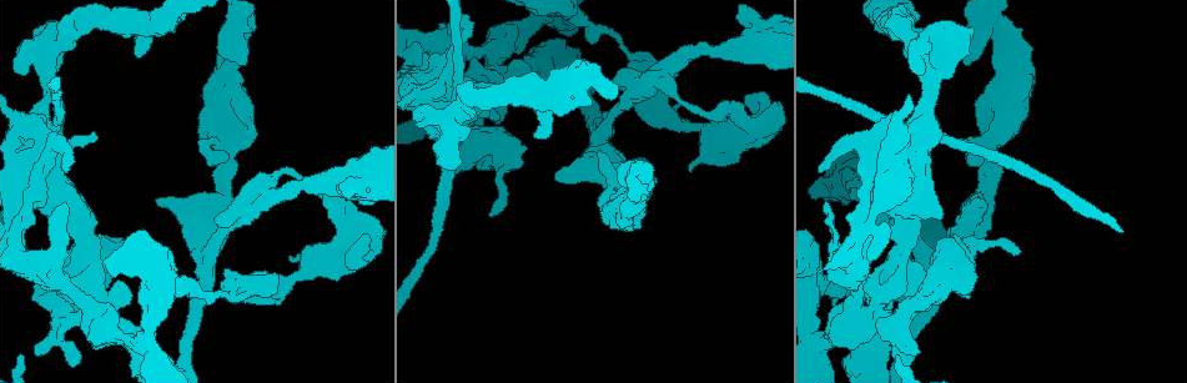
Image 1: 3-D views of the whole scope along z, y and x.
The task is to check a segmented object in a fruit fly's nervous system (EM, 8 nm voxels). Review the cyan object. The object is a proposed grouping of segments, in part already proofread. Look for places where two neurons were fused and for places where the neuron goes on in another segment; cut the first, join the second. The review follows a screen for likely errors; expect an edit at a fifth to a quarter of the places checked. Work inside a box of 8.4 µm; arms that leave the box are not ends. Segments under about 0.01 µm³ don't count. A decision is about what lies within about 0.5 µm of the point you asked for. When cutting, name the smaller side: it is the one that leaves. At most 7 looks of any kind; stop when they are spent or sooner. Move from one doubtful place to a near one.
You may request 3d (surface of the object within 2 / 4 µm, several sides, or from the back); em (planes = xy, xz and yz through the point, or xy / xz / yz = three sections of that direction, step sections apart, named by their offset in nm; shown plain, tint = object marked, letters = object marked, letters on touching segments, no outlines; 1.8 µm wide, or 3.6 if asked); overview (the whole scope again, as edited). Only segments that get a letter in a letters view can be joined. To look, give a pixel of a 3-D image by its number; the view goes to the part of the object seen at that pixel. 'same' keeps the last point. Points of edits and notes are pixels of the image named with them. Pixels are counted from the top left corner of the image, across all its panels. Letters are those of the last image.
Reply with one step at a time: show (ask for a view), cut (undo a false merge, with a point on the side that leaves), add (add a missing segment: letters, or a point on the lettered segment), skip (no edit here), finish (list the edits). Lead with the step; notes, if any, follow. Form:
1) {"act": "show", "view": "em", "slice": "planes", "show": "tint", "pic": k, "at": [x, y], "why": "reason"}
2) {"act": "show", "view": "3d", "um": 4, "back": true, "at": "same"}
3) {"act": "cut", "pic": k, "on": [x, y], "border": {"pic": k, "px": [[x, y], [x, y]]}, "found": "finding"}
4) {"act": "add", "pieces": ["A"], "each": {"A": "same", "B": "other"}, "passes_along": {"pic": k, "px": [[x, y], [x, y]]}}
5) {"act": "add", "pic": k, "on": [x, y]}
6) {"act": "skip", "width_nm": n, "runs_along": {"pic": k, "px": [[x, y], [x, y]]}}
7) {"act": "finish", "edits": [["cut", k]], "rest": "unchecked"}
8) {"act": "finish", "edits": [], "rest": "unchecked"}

{"act": "show", "view": "em", "slice": "planes", "show": "letters", "pic": 1, "at": [893, 262], "why": "four or more arms meet"}

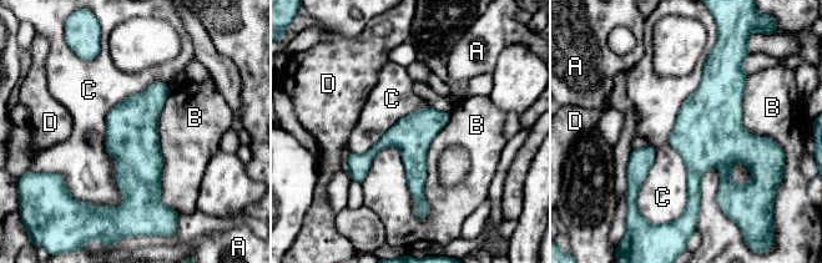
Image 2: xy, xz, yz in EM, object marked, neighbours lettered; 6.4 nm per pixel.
{"act": "skip", "each": {"A": "other", "B": "other", "C": "other", "D": "other"}, "border": {"pic": 2, "px": [[166, 82], [77, 202]]}, "found": "continuous, no second neuron"}

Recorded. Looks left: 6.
{"act": "show", "view": "3d", "um": 4, "pic": 1, "at": [434, 106], "why": "abrupt turn"}

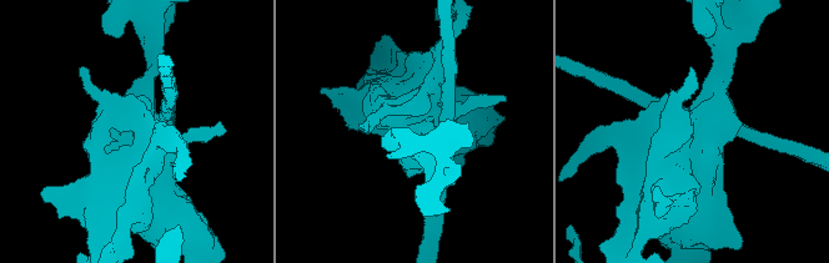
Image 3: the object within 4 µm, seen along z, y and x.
{"act": "show", "view": "em", "slice": "yz", "step": 16, "show": "letters", "pic": 3, "at": [694, 128]}

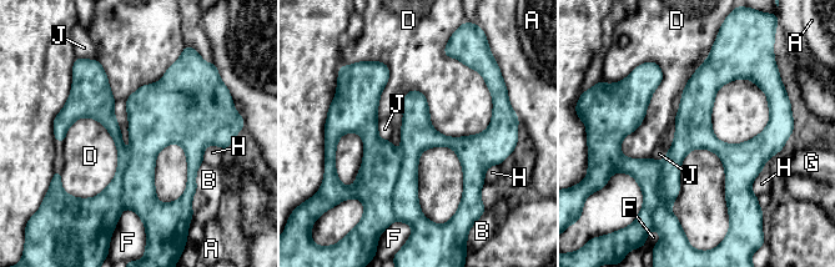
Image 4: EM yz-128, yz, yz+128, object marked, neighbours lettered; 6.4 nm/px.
{"act": "cut", "pic": 4, "on": [376, 181], "each": {"A": "other", "B": "other", "D": "other", "F": "other", "G": "other", "H": "other", "J": "other"}, "border": {"pic": 4, "px": [[400, 151], [393, 218]]}, "found": "two neurons meet here"}

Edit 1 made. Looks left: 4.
{"act": "finish", "edits": [["cut", 4]], "rest": "unchecked"}

